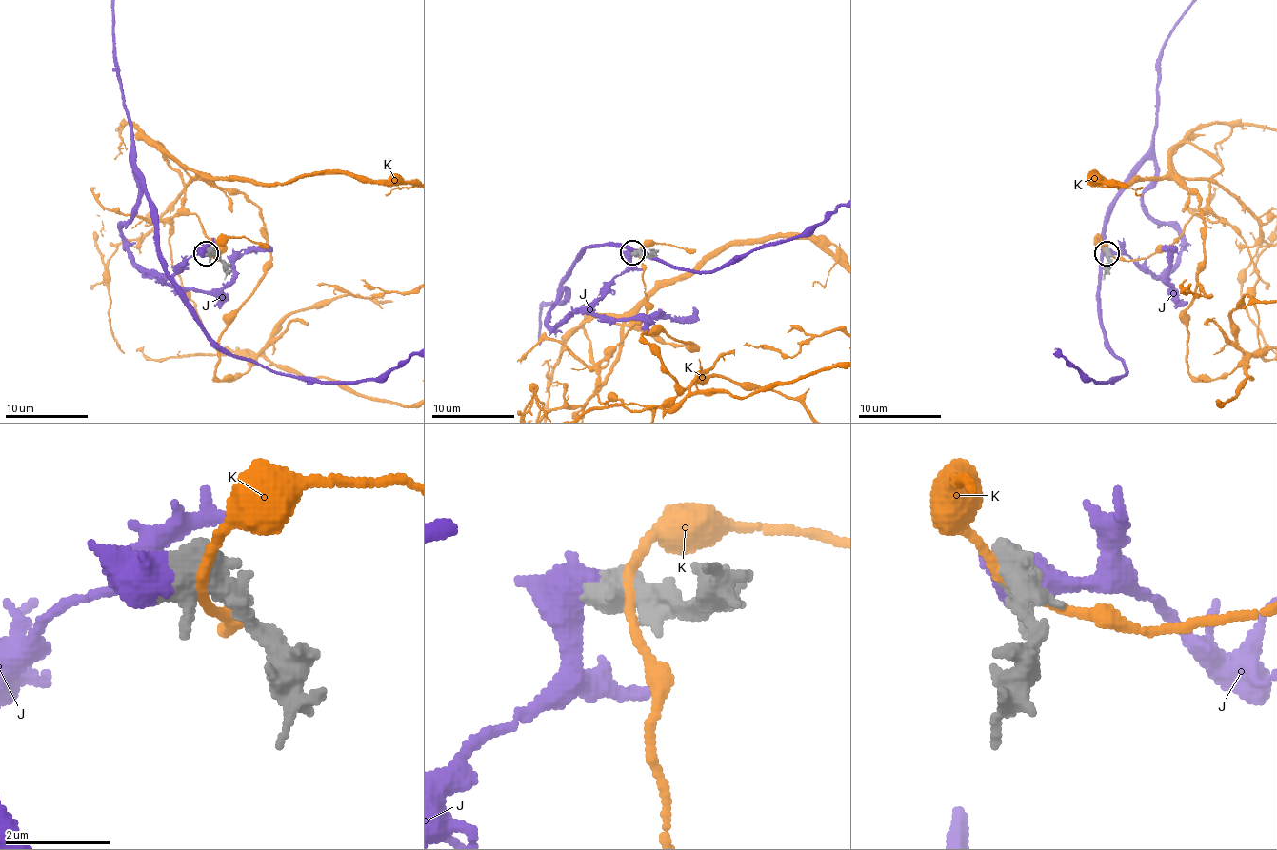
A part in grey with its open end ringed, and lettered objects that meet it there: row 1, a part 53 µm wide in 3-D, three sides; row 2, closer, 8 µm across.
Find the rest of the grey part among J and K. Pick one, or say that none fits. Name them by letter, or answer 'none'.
J

